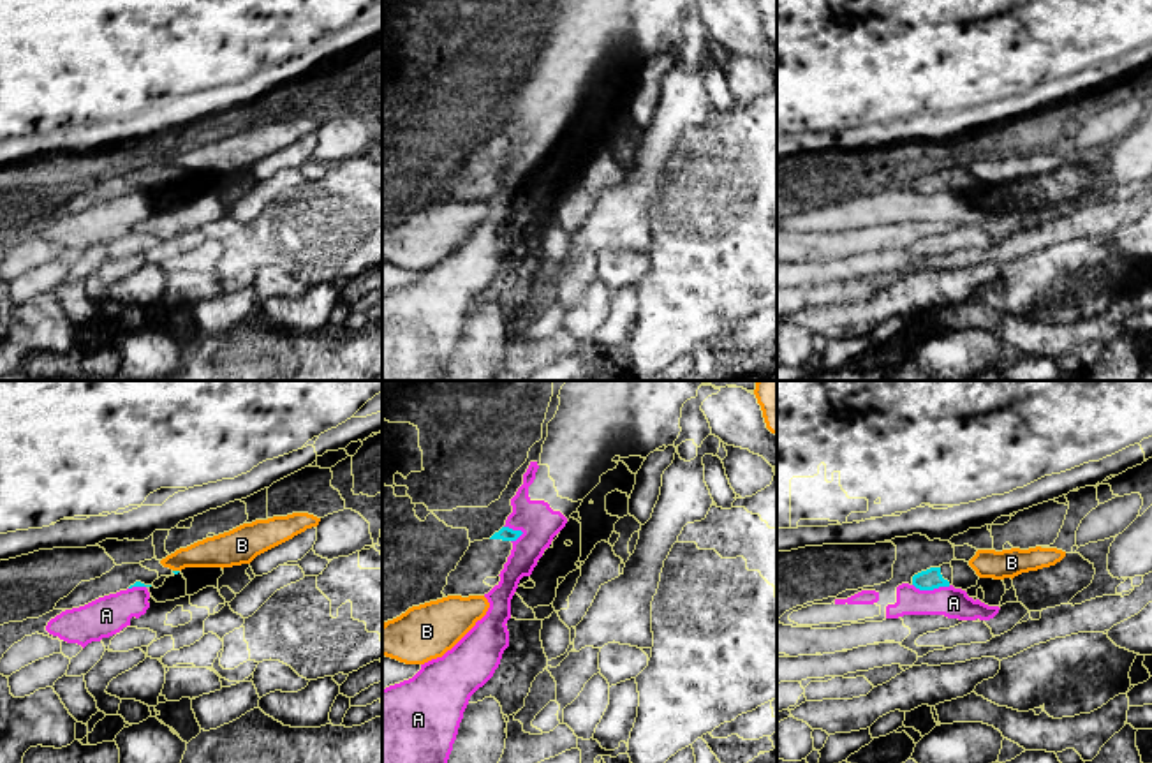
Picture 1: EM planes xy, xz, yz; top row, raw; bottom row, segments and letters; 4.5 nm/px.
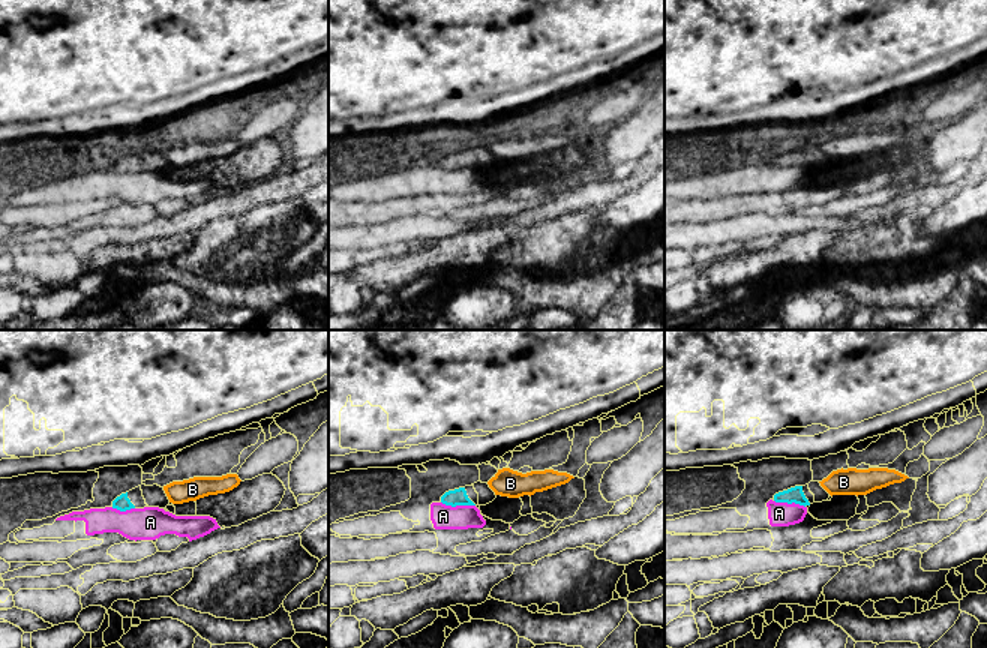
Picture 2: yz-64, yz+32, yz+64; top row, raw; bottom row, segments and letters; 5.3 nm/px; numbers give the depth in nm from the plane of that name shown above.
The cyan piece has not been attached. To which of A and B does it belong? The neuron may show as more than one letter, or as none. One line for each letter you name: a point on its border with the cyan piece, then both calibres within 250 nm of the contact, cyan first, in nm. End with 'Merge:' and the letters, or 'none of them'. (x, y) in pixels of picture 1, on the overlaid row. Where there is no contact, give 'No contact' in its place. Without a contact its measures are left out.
Merge: none of them

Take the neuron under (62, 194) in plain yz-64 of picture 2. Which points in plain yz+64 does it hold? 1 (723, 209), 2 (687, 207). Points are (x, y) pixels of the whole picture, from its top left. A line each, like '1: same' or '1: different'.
1: different
2: different

